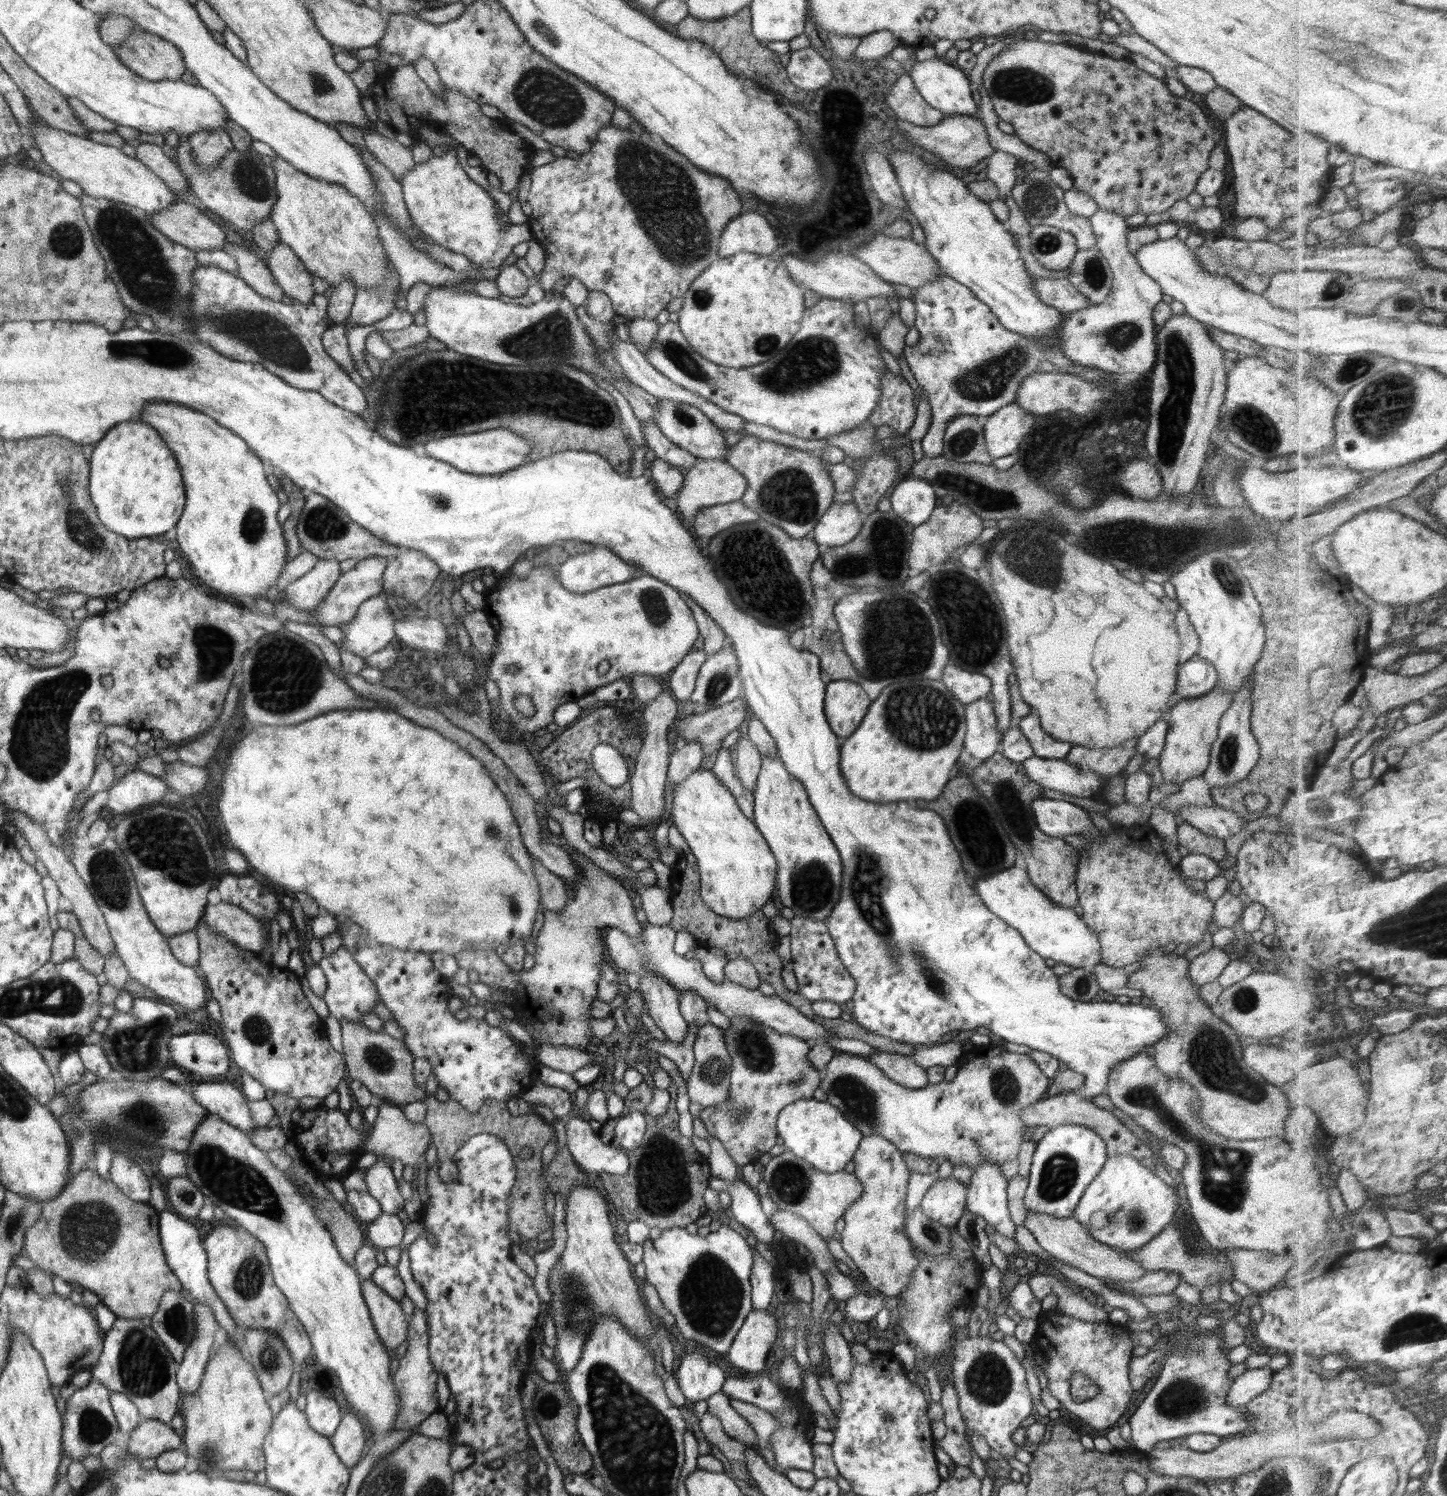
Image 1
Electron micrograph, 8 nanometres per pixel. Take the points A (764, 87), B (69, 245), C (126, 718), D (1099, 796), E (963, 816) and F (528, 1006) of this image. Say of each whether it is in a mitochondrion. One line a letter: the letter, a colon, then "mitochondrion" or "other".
A: other
B: mitochondrion
C: other
D: other
E: other
F: other

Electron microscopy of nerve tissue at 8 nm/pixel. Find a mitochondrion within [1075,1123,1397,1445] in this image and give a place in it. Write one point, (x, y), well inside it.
(1181, 1397)

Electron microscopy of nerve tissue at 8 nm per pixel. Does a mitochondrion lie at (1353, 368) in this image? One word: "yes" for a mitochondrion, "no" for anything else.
yes

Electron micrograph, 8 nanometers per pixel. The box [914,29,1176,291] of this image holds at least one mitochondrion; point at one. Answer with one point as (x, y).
(1019, 86)

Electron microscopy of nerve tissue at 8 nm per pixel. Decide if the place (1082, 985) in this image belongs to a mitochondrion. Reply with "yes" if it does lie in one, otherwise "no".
no

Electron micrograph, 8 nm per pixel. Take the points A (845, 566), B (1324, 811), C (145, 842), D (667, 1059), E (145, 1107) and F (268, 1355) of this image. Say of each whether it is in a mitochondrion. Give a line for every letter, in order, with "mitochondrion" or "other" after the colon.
A: mitochondrion
B: mitochondrion
C: mitochondrion
D: other
E: mitochondrion
F: mitochondrion

